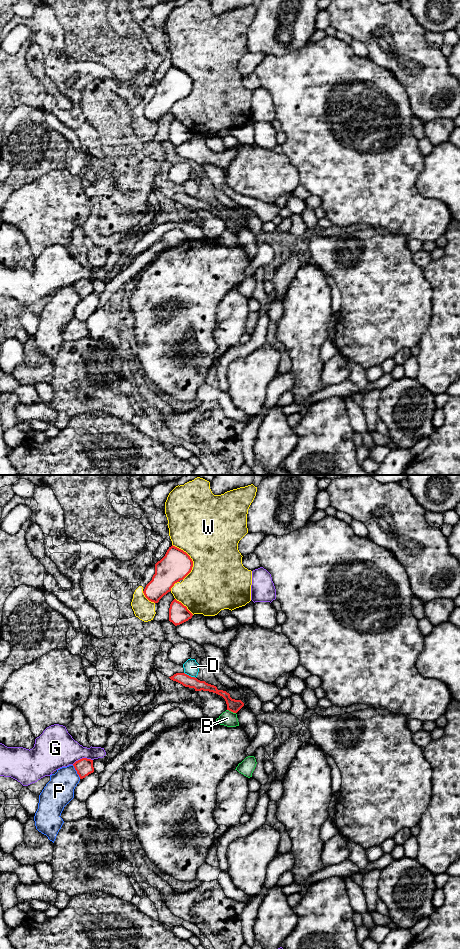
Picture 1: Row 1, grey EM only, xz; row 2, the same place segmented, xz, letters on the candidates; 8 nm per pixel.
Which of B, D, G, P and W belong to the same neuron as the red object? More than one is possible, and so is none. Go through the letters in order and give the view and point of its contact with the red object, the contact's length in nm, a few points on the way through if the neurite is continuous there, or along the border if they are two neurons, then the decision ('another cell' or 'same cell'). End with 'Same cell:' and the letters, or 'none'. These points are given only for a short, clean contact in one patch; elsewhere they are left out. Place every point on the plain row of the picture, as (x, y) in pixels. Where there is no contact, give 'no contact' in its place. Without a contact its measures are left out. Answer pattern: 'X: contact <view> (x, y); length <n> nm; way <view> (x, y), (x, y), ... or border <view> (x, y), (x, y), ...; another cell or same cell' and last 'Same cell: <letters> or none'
B: contact xz (231, 231); length 80 nm; border xz (227, 229), (235, 233); another cell
D: contact xz (190, 196); length 110 nm; border xz (184, 192), (195, 198); another cell
G: contact xz (82, 278); length 170 nm; another cell
P: contact xz (77, 292); length 130 nm; another cell
W: contact xz (191, 79); length 300 nm; another cell
Same cell: none

